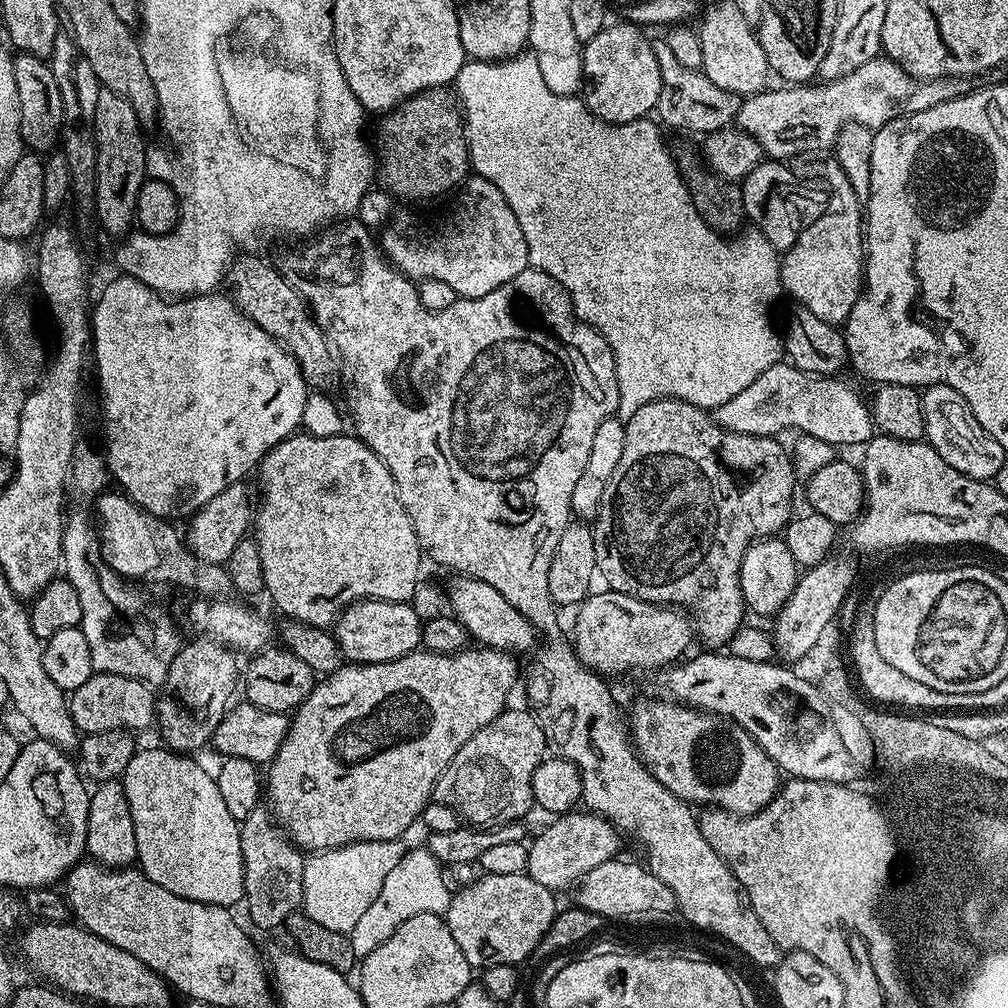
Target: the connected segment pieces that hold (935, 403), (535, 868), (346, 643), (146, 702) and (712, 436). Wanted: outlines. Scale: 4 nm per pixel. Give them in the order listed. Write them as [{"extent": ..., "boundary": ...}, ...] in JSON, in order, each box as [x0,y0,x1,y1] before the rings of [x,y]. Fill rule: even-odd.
[{"extent":[920,384,1006,481],"boundary":[[[929,384],[923,389],[920,400],[926,443],[942,454],[944,461],[954,466],[954,470],[975,480],[995,481],[1006,454],[1000,443],[982,430],[982,422],[974,418],[974,410],[970,410],[966,398],[945,384]]]},{"extent":[527,810,621,890],"boundary":[[[573,810],[555,817],[553,824],[548,824],[528,844],[527,876],[534,882],[553,890],[571,889],[594,866],[613,859],[620,848],[621,833],[606,818],[587,810]]]},{"extent":[334,600,422,664],"boundary":[[[357,600],[345,607],[334,625],[334,637],[345,661],[377,664],[402,658],[421,647],[422,621],[408,602],[395,600]]]},{"extent":[68,672,156,734],"boundary":[[[97,672],[70,693],[68,709],[77,729],[84,734],[123,728],[137,730],[136,728],[149,727],[151,729],[156,714],[156,696],[153,689],[142,680]]]},{"extent":[592,400,798,650],"boundary":[[[655,400],[646,402],[642,410],[637,410],[634,418],[626,421],[626,450],[622,450],[622,462],[614,470],[610,478],[610,486],[606,486],[606,494],[602,494],[600,512],[594,521],[592,537],[596,543],[596,567],[599,575],[604,575],[604,580],[613,592],[621,592],[627,596],[633,596],[639,600],[645,600],[651,604],[663,604],[675,606],[686,610],[693,625],[695,635],[704,643],[708,650],[727,649],[728,643],[734,638],[736,631],[745,623],[746,609],[742,598],[742,586],[740,585],[740,567],[742,558],[750,545],[757,540],[775,537],[783,533],[788,527],[788,521],[793,519],[792,491],[796,488],[798,477],[793,457],[779,444],[779,439],[770,436],[751,436],[750,434],[738,434],[726,430],[717,424],[715,419],[705,409],[687,404],[681,400]]]}]

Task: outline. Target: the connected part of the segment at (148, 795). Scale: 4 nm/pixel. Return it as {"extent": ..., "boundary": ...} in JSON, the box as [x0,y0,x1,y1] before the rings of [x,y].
{"extent":[122,747,244,909],"boundary":[[[141,747],[130,758],[122,783],[126,802],[130,802],[130,818],[134,818],[134,838],[138,838],[136,858],[139,871],[158,882],[162,890],[190,898],[194,902],[213,904],[231,909],[244,898],[244,863],[240,845],[240,825],[226,810],[222,793],[218,791],[216,777],[188,754],[173,752],[167,747]]]}

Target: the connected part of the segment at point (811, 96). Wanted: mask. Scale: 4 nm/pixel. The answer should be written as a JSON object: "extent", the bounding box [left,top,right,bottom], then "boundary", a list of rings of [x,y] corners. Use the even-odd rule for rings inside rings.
{"extent":[734,54,964,162],"boundary":[[[881,54],[858,66],[854,74],[838,80],[780,86],[784,88],[743,97],[734,124],[747,136],[753,136],[758,146],[762,146],[765,157],[776,162],[792,162],[795,156],[804,156],[807,152],[824,152],[827,148],[829,151],[840,129],[848,124],[861,124],[873,130],[881,128],[899,116],[918,114],[918,110],[930,110],[930,106],[963,96],[964,84],[958,76],[920,80]]]}

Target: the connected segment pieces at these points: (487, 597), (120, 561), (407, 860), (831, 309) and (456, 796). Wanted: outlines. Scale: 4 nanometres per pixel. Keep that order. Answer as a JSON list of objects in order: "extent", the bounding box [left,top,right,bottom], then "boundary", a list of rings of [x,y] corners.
[{"extent":[446,574,537,654],"boundary":[[[459,574],[453,575],[451,579],[452,581],[446,584],[447,607],[451,615],[455,616],[458,622],[462,622],[462,626],[466,626],[469,637],[477,645],[499,648],[501,652],[513,654],[528,651],[531,653],[537,647],[536,627],[522,614],[518,614],[518,610],[514,610],[514,606],[510,606],[510,602],[506,602],[506,598],[498,594],[498,590],[494,590],[494,586],[486,586],[486,582]]]},{"extent":[94,490,157,582],"boundary":[[[105,490],[95,500],[94,527],[98,533],[102,558],[108,563],[110,570],[129,581],[136,582],[138,578],[145,578],[157,565],[156,549],[152,547],[151,537],[143,525],[146,512],[119,490]]]},{"extent":[350,847,454,958],"boundary":[[[409,847],[398,866],[390,870],[386,882],[382,882],[382,891],[378,898],[374,898],[374,902],[370,902],[370,910],[362,914],[358,926],[354,926],[350,933],[356,957],[363,958],[370,954],[370,950],[378,950],[378,946],[382,946],[382,942],[386,942],[386,938],[390,938],[390,934],[394,934],[394,930],[402,926],[402,922],[407,922],[418,914],[444,916],[454,895],[453,889],[448,889],[444,872],[445,865],[440,864],[427,847]]]},{"extent":[780,158,866,326],"boundary":[[[828,158],[825,162],[824,176],[828,179],[827,187],[830,189],[830,207],[813,224],[806,226],[798,242],[794,242],[794,246],[783,253],[780,283],[783,291],[787,295],[789,292],[799,307],[810,310],[814,318],[822,318],[822,322],[840,326],[848,319],[850,310],[854,310],[866,284],[866,220],[862,215],[861,201],[854,194],[854,186],[850,186],[850,178],[846,178],[842,166],[835,158]]]},{"extent":[434,710,546,826],"boundary":[[[506,710],[490,726],[478,730],[458,754],[450,762],[450,766],[438,778],[434,800],[437,804],[450,806],[469,825],[472,826],[495,826],[497,824],[510,824],[513,822],[523,821],[524,815],[528,811],[533,811],[534,801],[532,798],[532,779],[534,770],[546,759],[546,741],[544,731],[539,722],[536,721],[535,715],[531,711],[512,712]]]}]

